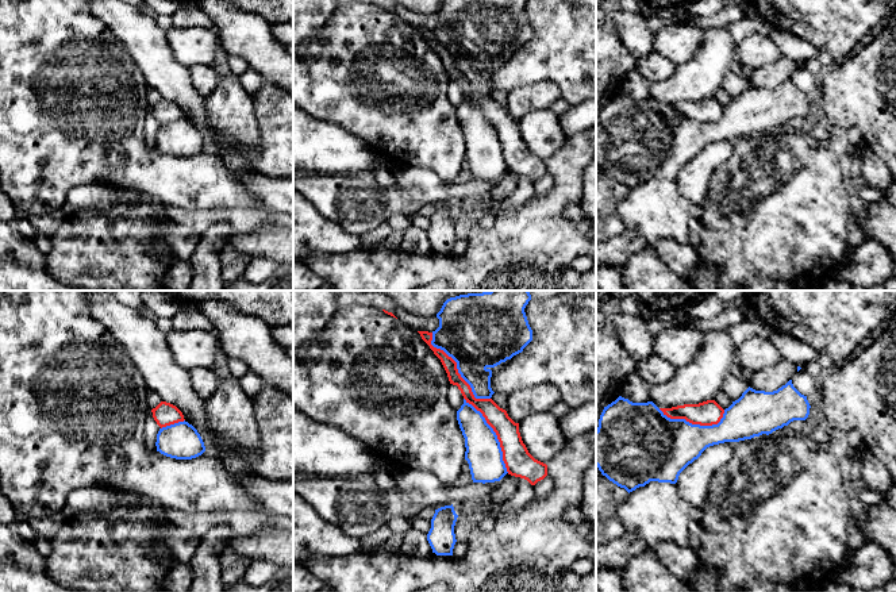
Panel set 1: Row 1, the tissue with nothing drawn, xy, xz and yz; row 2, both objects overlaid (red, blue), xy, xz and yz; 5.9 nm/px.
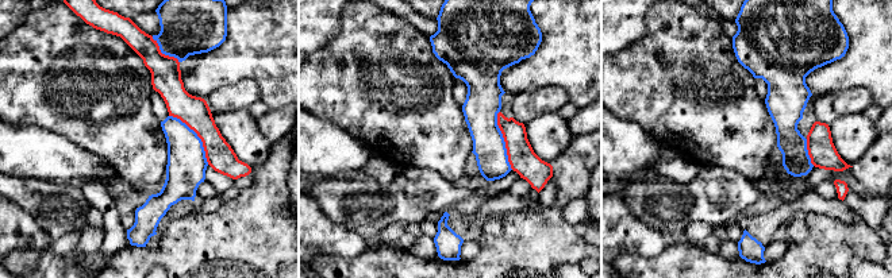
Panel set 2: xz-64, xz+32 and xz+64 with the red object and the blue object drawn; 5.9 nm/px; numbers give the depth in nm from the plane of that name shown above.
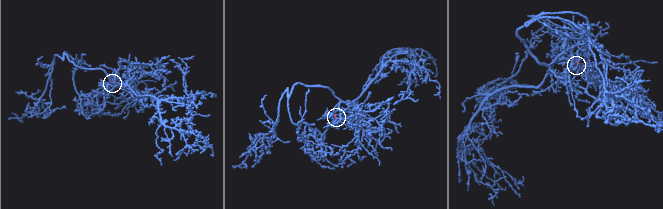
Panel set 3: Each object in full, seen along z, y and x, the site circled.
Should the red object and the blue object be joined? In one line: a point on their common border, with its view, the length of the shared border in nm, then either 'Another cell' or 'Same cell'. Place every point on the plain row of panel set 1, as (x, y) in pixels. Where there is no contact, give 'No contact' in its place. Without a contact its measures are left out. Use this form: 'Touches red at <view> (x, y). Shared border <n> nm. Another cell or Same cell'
Touches red at xz (457, 66). Shared border 550 nm. Another cell

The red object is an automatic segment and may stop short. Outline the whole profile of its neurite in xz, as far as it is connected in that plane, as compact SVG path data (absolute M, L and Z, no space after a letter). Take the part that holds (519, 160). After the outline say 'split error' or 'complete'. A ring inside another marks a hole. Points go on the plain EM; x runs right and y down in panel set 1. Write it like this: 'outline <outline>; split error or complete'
outline M418 28L422 36L441 57L450 81L457 82L466 100L482 111L487 120L493 126L500 139L503 158L511 173L527 177L531 182L547 173L547 162L535 157L527 147L519 130L519 120L515 120L505 107L500 105L492 96L476 96L470 82L461 74L457 59L443 47L431 42L432 30Z; complete

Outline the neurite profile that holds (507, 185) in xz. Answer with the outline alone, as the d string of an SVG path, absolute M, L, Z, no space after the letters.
M504 177L491 192L491 196L508 196L516 191L518 182L514 177Z

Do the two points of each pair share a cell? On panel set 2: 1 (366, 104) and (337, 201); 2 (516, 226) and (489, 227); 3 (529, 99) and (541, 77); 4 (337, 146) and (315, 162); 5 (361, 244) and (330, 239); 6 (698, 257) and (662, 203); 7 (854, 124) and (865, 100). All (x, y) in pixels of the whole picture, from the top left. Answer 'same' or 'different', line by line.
1: different
2: different
3: different
4: same
5: same
6: different
7: different

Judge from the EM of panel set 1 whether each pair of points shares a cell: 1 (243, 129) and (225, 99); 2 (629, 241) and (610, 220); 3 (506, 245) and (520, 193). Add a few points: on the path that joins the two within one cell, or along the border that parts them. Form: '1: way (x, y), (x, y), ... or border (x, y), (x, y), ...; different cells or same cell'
1: way (237, 122), (229, 106); same cell
2: border (625, 231), (610, 239); different cells
3: border (534, 195), (518, 208), (502, 211), (489, 227); different cells

